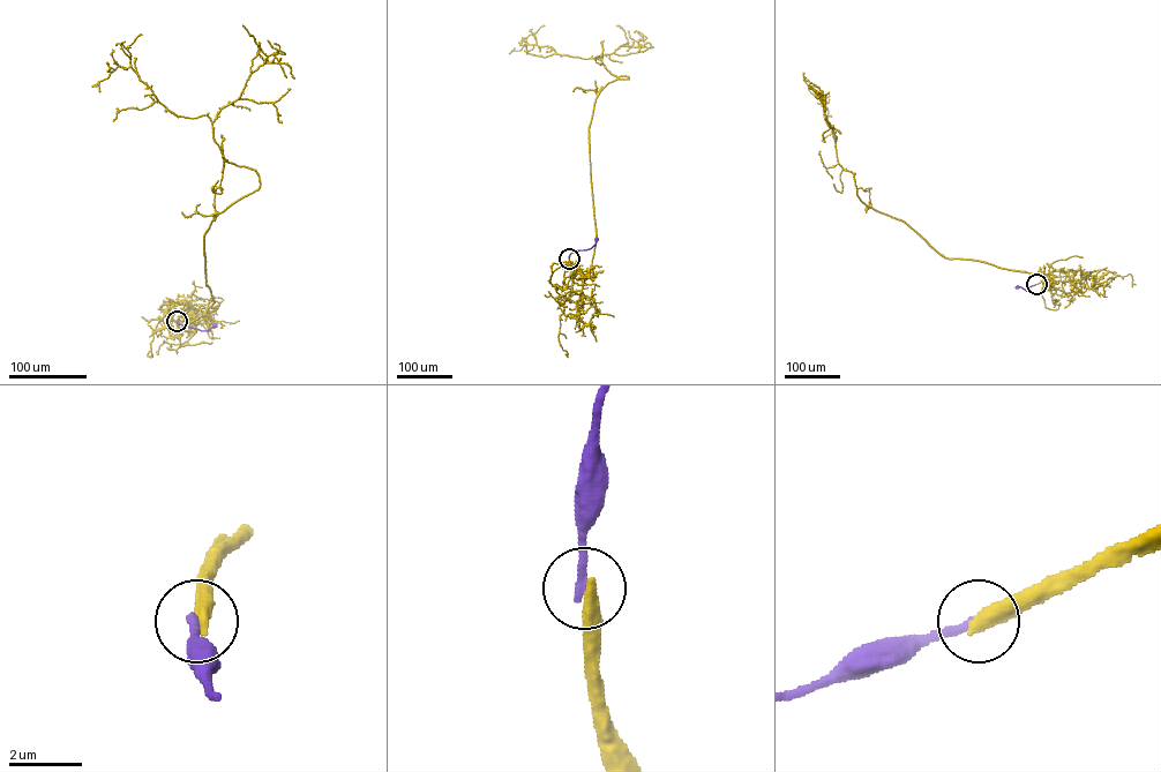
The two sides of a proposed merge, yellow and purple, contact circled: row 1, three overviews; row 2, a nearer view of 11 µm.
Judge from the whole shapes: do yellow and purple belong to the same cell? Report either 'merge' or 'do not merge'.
do not merge

